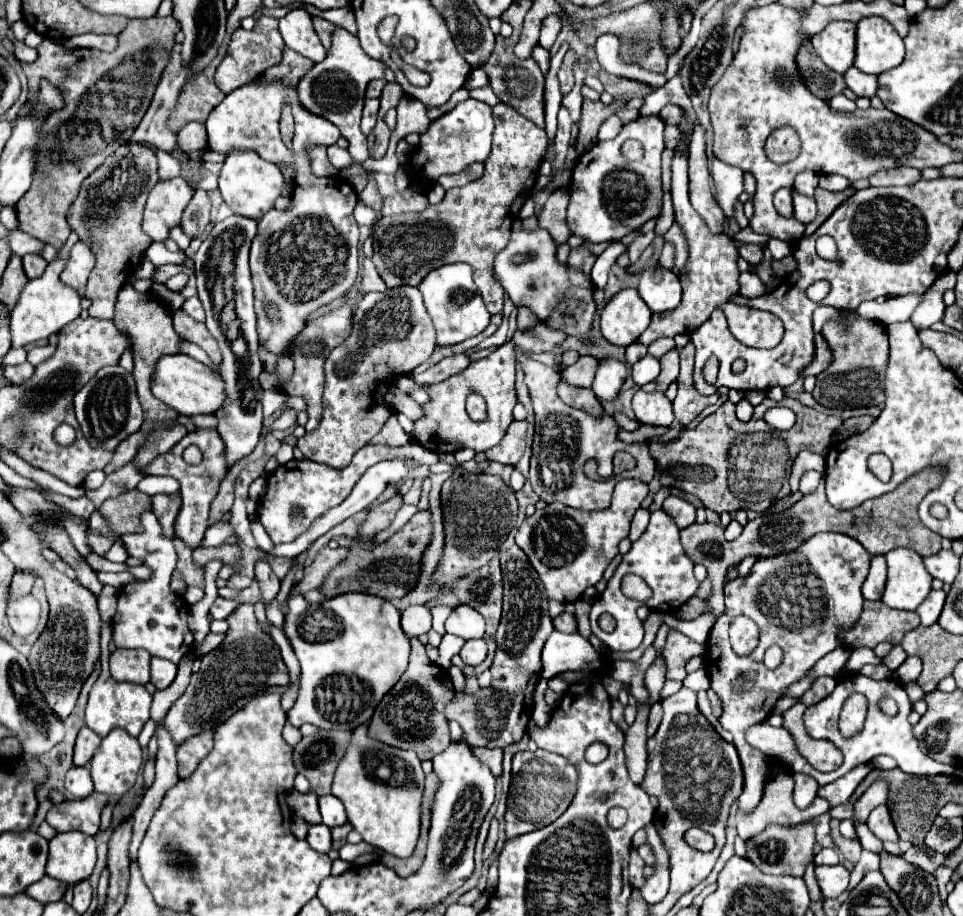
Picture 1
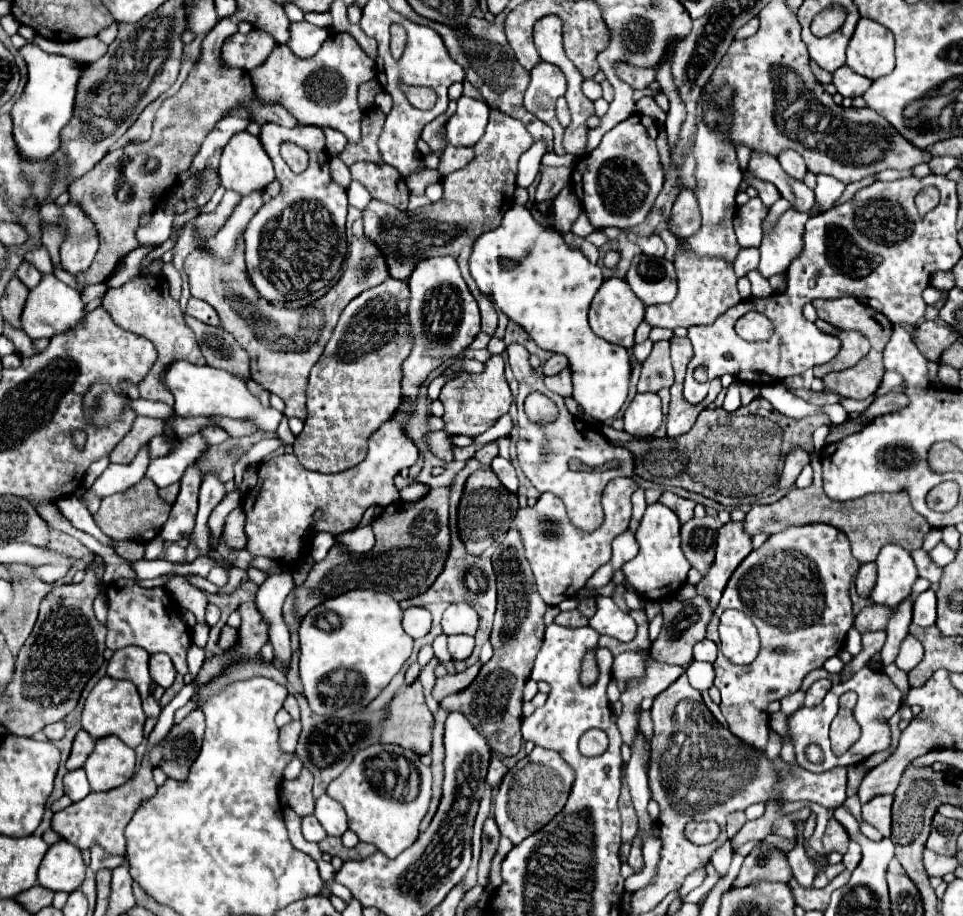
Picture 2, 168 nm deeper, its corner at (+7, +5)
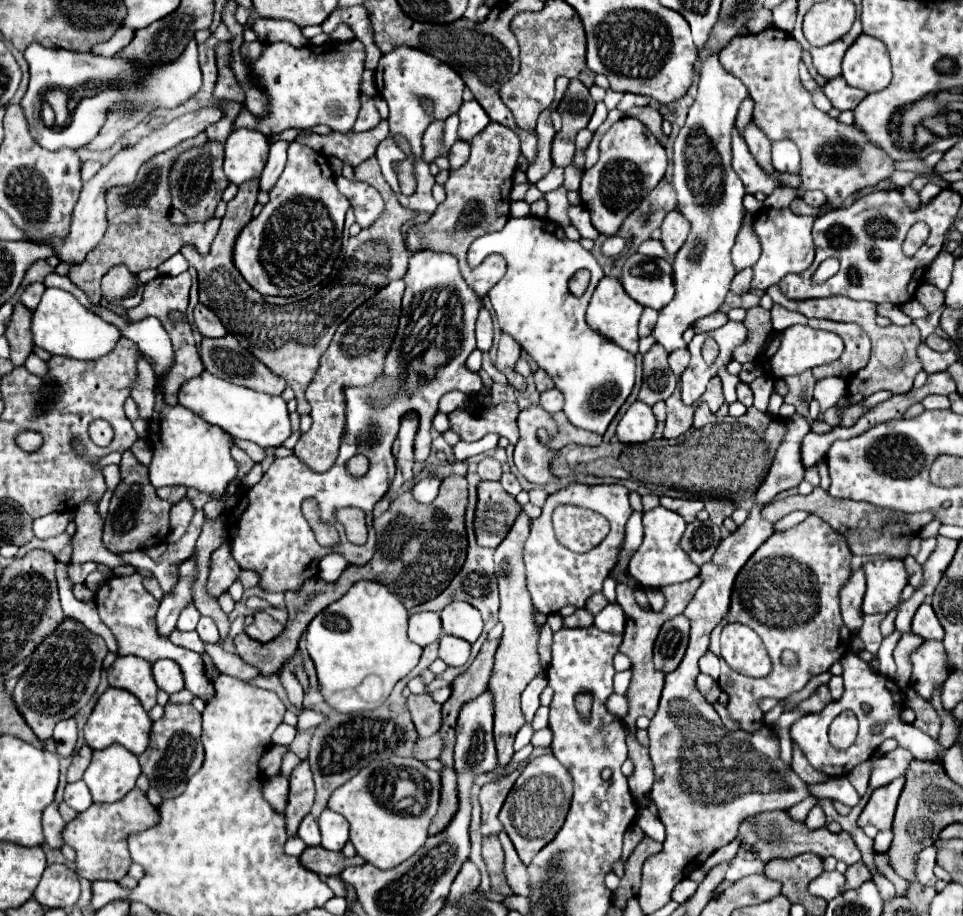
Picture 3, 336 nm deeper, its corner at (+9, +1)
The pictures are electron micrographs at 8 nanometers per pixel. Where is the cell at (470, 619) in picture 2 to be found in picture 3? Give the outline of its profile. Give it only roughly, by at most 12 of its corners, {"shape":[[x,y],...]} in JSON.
{"shape":[[468,602],[442,610],[446,634],[474,644],[484,628],[482,616]]}

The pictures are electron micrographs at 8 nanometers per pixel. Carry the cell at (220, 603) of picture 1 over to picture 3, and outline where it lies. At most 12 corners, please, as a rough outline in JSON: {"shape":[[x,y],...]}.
{"shape":[[208,616],[196,626],[200,640],[206,644],[218,642],[218,628]]}

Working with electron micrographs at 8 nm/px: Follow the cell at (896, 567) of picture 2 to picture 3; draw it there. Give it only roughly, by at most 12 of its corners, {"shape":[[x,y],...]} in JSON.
{"shape":[[902,560],[866,562],[864,614],[900,604]]}

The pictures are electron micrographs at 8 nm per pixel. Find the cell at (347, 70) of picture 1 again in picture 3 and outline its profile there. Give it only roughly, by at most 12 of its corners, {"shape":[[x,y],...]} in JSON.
{"shape":[[264,44],[252,72],[268,136],[326,124],[350,132],[366,52],[348,44]]}

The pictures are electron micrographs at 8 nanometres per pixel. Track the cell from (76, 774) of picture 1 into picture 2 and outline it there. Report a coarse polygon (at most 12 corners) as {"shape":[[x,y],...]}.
{"shape":[[84,768],[66,772],[64,792],[72,802],[90,794]]}

